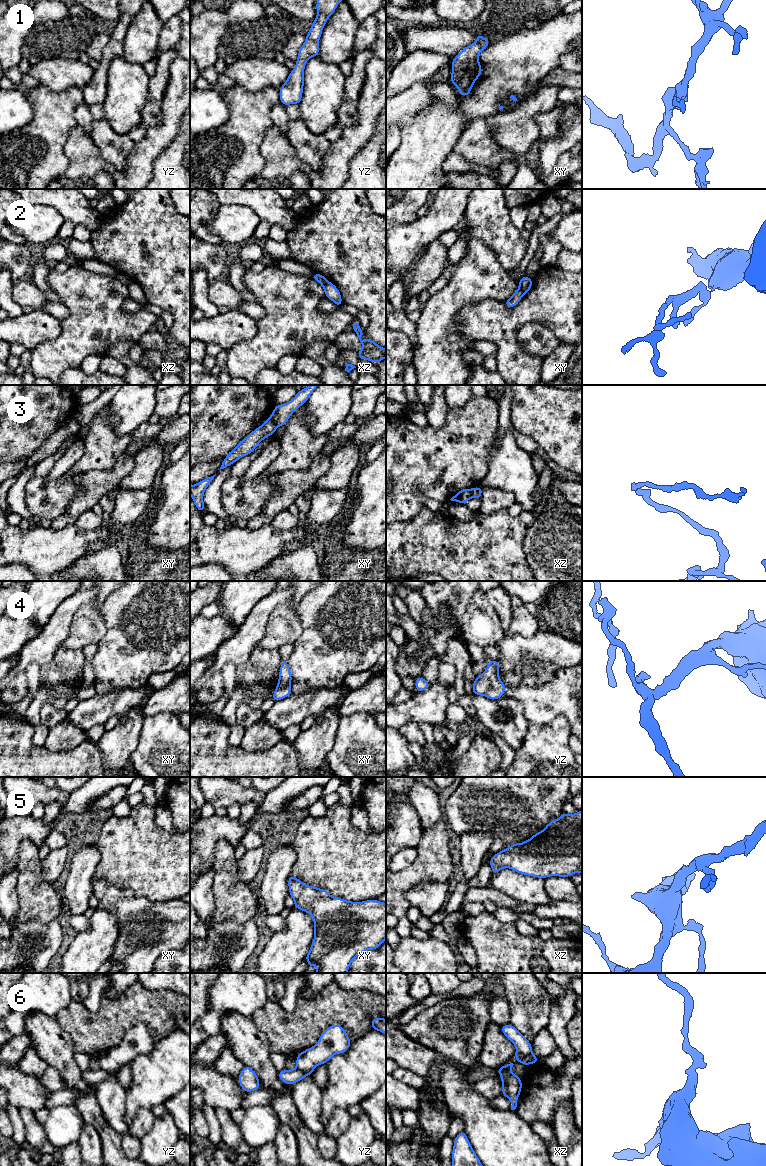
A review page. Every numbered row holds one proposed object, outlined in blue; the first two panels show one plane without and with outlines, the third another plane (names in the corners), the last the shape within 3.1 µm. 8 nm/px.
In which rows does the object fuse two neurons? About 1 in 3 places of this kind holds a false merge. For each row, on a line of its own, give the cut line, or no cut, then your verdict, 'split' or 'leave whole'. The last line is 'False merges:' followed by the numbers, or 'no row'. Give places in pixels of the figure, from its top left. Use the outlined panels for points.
1: cut none; leave whole
2: cut xy (519, 287), (524, 293); split
3: cut xy (270, 417), (277, 426); split
4: cut none; leave whole
5: cut none; leave whole
6: cut yz (296, 1067), (305, 1071), (313, 1070); split
False merges: 2, 3, 6

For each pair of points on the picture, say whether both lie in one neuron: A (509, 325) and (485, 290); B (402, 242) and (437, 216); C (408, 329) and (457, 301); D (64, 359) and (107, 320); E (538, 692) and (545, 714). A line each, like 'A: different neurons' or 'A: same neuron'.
A: different neurons
B: same neuron
C: different neurons
D: same neuron
E: same neuron

